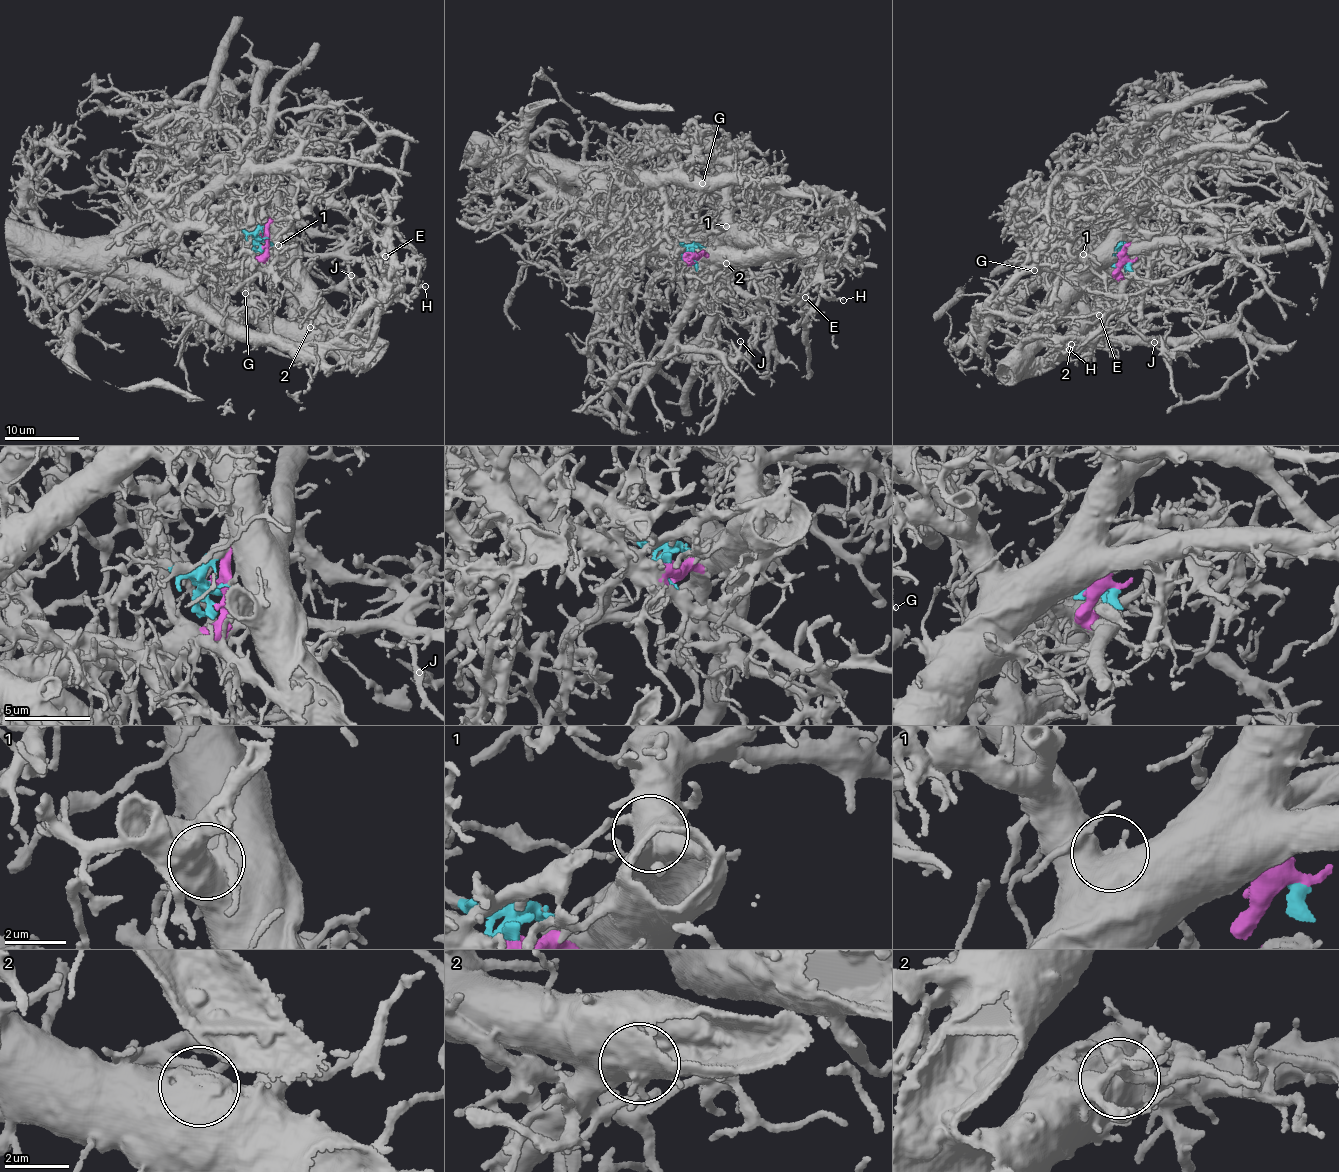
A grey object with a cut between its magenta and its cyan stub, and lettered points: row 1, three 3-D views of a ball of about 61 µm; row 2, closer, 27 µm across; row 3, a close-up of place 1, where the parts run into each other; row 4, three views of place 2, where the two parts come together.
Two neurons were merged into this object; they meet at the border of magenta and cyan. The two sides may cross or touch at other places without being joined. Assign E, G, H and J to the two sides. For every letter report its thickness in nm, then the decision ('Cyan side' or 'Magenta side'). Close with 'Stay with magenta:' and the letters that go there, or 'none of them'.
E: Thickness 240 nm. Magenta side
G: Thickness 280 nm. Cyan side
H: Thickness 200 nm. Cyan side
J: Thickness 120 nm. Cyan side
Stay with magenta: E

